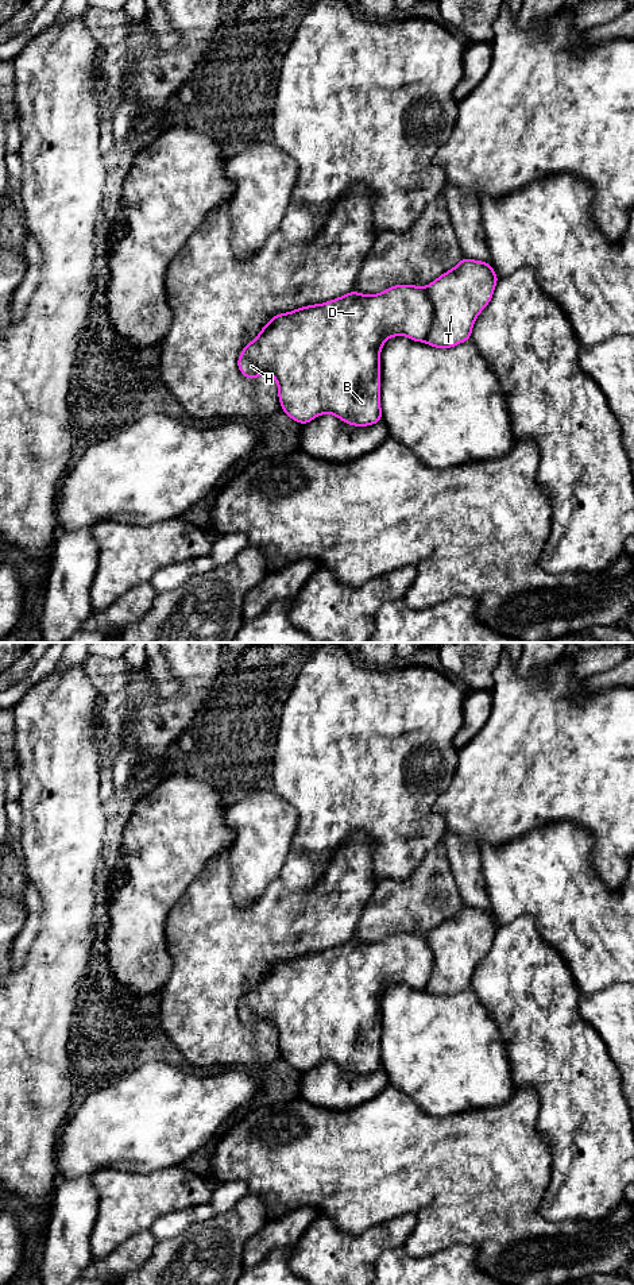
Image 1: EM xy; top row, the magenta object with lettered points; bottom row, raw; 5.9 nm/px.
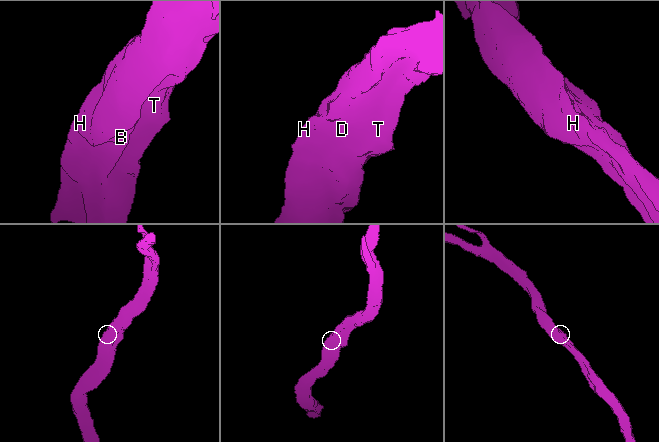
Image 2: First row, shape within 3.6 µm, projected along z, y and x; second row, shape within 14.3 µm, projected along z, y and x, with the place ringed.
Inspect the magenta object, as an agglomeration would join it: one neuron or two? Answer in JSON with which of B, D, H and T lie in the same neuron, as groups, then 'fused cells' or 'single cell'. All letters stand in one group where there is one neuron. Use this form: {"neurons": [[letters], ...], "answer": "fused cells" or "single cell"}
{"neurons": [["B", "D", "H", "T"]], "answer": "single cell"}

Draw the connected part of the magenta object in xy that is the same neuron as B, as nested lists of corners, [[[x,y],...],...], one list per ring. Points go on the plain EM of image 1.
[[[463,906],[426,935],[395,933],[379,942],[349,939],[343,945],[272,964],[248,991],[237,1015],[248,1027],[268,1022],[278,1031],[281,1057],[299,1072],[330,1061],[345,1072],[367,1074],[382,1069],[380,997],[393,984],[407,984],[430,995],[451,996],[469,988],[479,961],[498,930],[491,912]]]

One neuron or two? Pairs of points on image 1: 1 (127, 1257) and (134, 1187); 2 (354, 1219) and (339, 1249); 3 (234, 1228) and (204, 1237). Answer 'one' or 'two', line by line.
1: one
2: two
3: one

